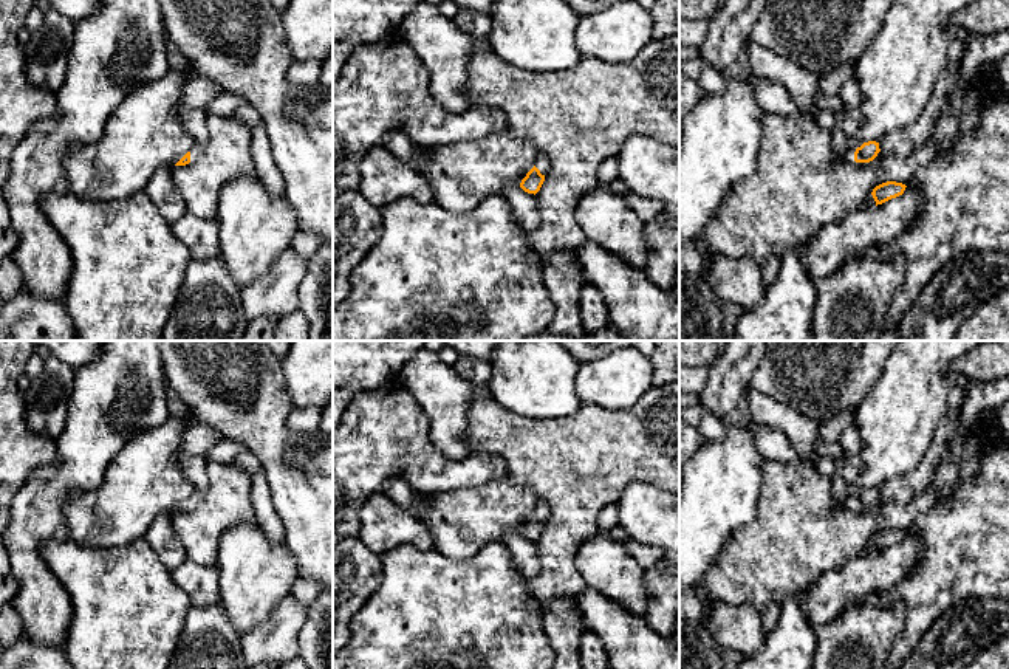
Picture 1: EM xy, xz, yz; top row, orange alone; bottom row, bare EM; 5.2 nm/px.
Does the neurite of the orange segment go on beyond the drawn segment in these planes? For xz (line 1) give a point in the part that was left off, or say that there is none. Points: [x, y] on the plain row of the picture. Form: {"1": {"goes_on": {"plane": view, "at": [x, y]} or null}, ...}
{"1": {"goes_on": {"plane": "xz", "at": [540, 508]}}}

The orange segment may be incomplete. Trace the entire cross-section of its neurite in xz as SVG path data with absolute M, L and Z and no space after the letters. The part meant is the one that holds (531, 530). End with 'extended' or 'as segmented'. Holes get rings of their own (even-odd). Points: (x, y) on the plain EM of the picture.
M537 499L534 506L534 514L522 527L520 534L528 540L537 540L545 528L545 520L548 519L548 505Z | extended

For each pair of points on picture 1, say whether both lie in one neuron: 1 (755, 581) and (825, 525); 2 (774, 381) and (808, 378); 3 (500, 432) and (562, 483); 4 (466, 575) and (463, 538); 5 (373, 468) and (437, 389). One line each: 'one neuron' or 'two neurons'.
1: one neuron
2: one neuron
3: one neuron
4: two neurons
5: two neurons

